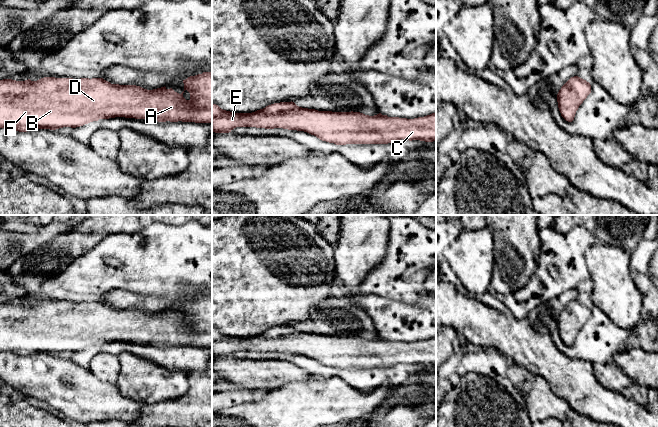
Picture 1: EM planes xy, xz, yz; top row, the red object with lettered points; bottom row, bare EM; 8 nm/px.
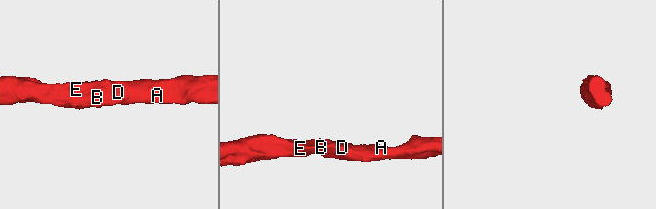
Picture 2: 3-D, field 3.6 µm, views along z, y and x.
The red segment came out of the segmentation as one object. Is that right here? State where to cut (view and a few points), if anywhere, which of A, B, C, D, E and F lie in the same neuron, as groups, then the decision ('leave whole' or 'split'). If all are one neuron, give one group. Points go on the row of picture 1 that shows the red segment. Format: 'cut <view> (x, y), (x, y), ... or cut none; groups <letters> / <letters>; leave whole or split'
cut none; groups A B C D E F; leave whole

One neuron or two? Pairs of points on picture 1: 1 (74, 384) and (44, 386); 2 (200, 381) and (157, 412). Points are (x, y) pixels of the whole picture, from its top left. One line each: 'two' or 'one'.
1: one
2: one

